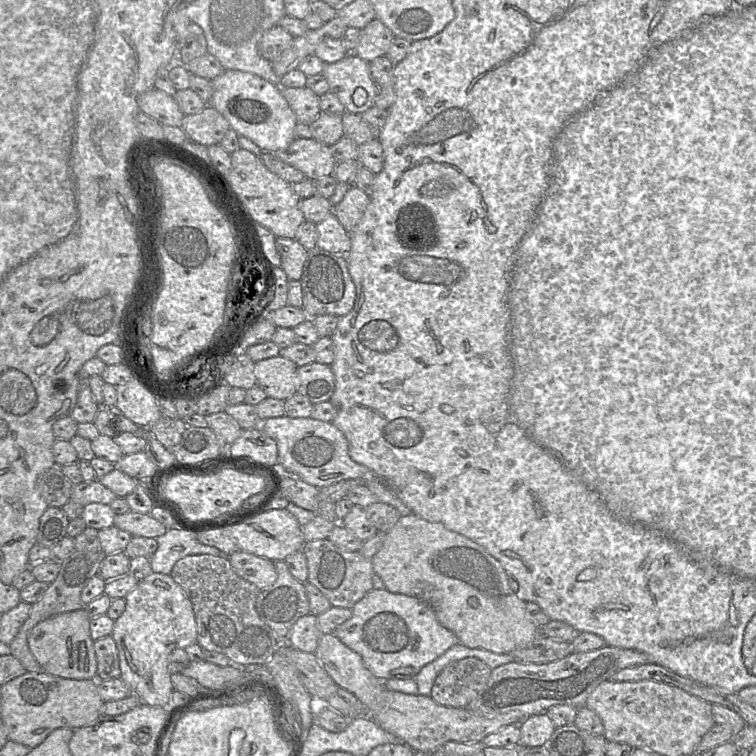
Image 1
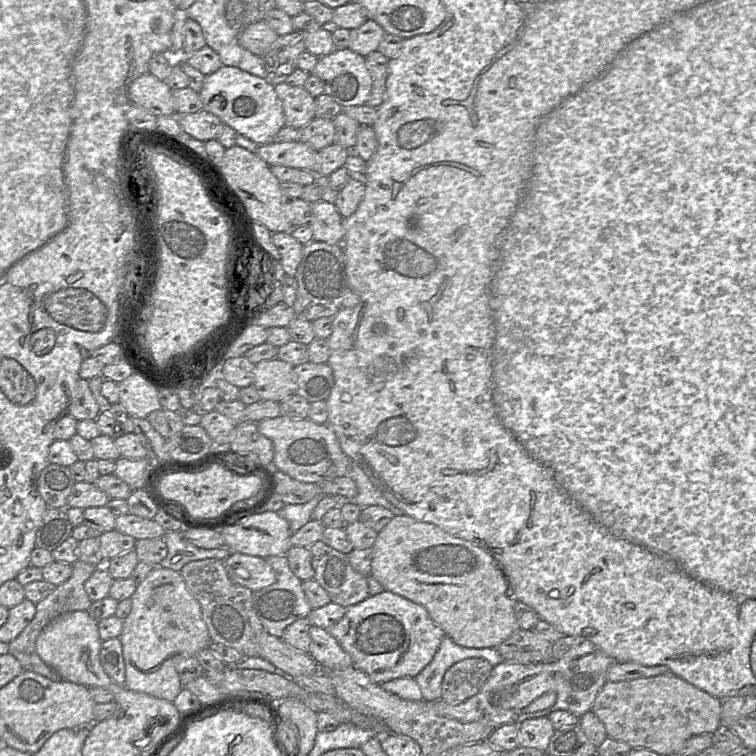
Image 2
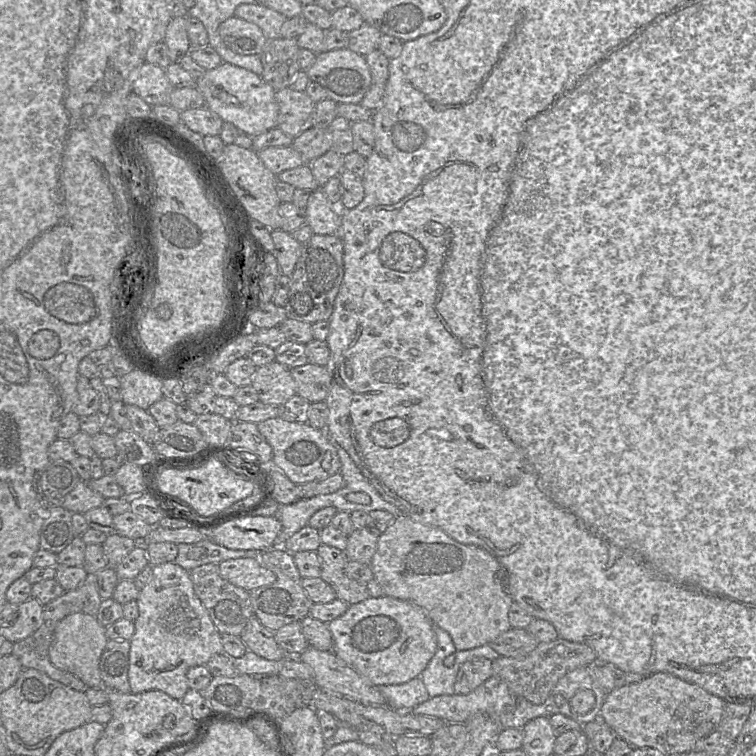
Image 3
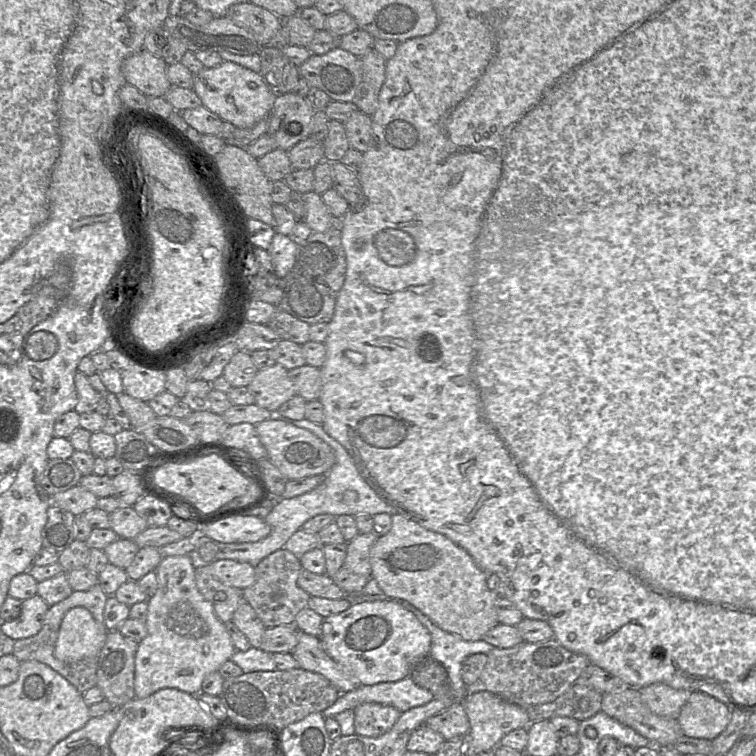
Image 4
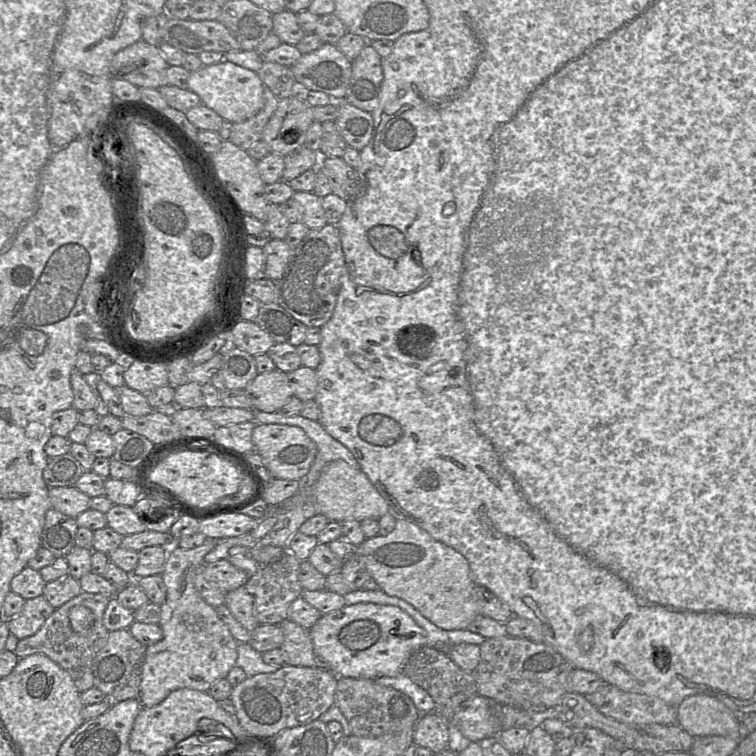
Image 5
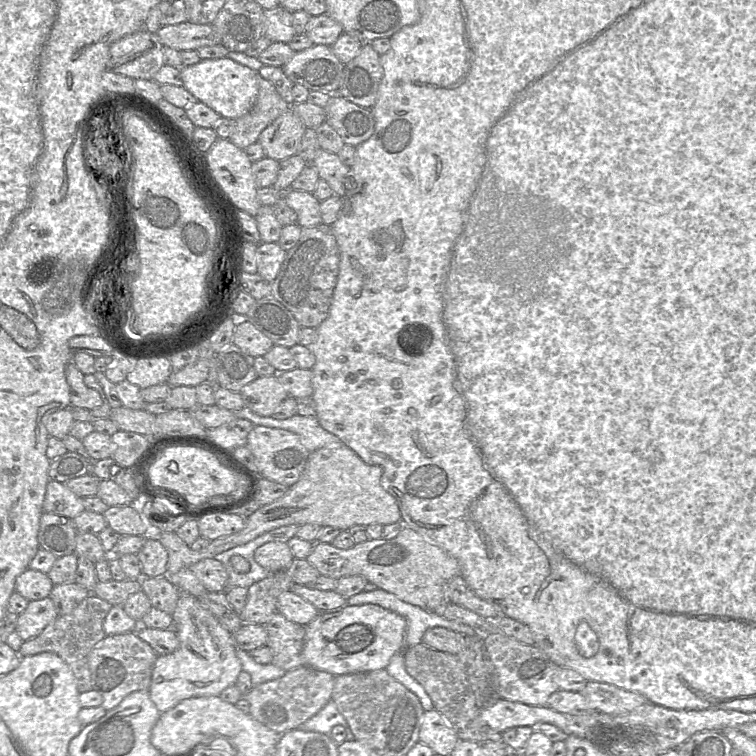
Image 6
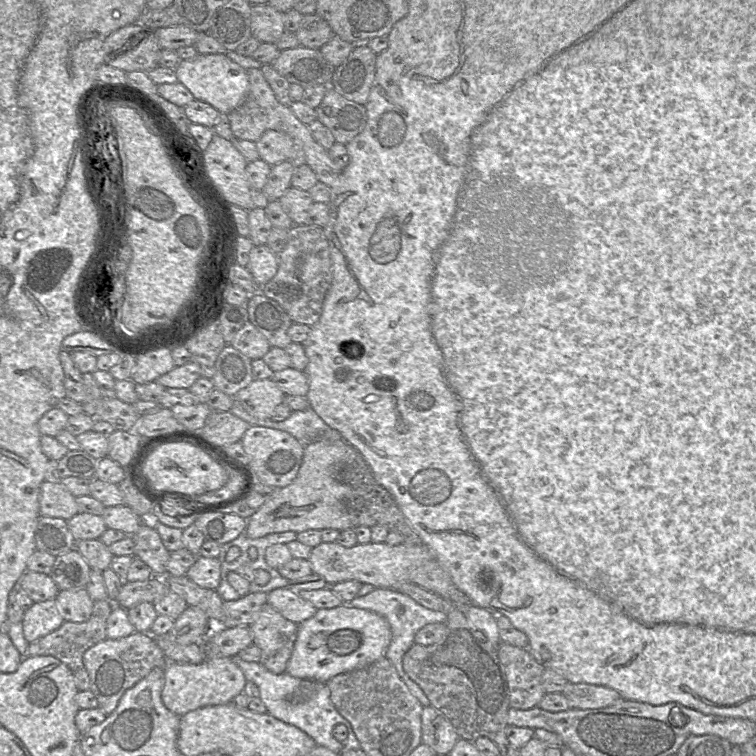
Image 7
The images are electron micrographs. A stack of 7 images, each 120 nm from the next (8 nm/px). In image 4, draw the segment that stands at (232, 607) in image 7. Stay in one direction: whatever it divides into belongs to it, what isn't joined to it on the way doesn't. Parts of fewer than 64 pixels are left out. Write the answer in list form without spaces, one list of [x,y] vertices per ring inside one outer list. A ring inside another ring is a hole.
[[[285,548],[266,556],[255,567],[255,581],[243,590],[243,599],[254,609],[266,628],[294,625],[297,614],[308,607],[311,596],[298,585],[301,569],[299,558]]]

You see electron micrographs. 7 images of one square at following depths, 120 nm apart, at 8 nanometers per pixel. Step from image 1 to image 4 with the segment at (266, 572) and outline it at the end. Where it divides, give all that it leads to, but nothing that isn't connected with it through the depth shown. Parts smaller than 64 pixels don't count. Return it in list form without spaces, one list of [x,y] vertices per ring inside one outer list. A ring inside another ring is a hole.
[[[230,559],[211,564],[211,574],[225,585],[239,589],[251,586],[255,581],[255,567],[247,562]]]

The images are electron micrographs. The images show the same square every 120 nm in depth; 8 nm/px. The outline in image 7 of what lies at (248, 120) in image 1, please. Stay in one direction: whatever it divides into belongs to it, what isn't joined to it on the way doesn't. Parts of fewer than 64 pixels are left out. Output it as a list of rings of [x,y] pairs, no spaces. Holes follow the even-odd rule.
[[[198,54],[189,60],[180,60],[175,68],[177,79],[194,96],[210,104],[222,115],[229,115],[246,99],[249,91],[247,70],[232,61],[226,54]]]

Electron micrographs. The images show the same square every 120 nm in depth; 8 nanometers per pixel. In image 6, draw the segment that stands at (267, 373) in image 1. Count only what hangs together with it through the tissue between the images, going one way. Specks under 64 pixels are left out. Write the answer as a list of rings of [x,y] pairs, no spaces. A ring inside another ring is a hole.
[[[278,373],[258,376],[246,384],[239,393],[244,405],[260,416],[272,416],[288,397],[285,387],[279,381]]]

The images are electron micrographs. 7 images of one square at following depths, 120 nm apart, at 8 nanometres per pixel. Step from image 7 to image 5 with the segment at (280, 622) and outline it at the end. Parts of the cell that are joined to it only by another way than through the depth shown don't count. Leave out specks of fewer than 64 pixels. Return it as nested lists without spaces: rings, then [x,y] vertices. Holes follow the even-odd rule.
[[[285,619],[279,625],[284,641],[280,648],[285,652],[285,665],[324,667],[314,652],[310,631]]]

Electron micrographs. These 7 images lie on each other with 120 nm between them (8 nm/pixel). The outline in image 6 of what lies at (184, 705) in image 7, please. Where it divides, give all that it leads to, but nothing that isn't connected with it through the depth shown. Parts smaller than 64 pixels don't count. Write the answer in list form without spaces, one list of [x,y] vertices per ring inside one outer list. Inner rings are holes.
[[[179,590],[172,619],[172,628],[179,639],[179,647],[171,654],[157,657],[148,689],[149,696],[160,713],[187,698],[219,696],[225,688],[235,685],[243,670],[236,655],[233,635],[201,605],[197,597]]]

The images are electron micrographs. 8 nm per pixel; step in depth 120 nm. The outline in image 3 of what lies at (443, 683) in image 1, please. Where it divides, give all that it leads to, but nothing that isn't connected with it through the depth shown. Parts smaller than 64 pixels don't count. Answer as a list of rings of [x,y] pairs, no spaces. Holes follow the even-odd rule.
[[[474,657],[461,665],[455,685],[454,693],[466,695],[475,690],[492,676],[492,661],[485,657]]]

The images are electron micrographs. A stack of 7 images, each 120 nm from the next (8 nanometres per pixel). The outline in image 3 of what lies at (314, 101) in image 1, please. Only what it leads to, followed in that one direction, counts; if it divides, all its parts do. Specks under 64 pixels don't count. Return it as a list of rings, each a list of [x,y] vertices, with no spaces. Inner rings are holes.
[[[286,87],[275,92],[279,106],[278,125],[284,133],[296,137],[314,126],[314,106],[316,103],[306,92]]]

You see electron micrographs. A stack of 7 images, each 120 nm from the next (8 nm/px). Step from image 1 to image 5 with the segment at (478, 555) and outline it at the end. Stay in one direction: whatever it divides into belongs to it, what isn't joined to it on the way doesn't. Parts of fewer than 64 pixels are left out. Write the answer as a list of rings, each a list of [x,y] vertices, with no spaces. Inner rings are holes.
[[[397,519],[390,534],[366,538],[351,555],[364,564],[380,590],[405,600],[443,630],[467,629],[479,615],[472,598],[472,589],[476,584],[467,559],[412,522]]]

